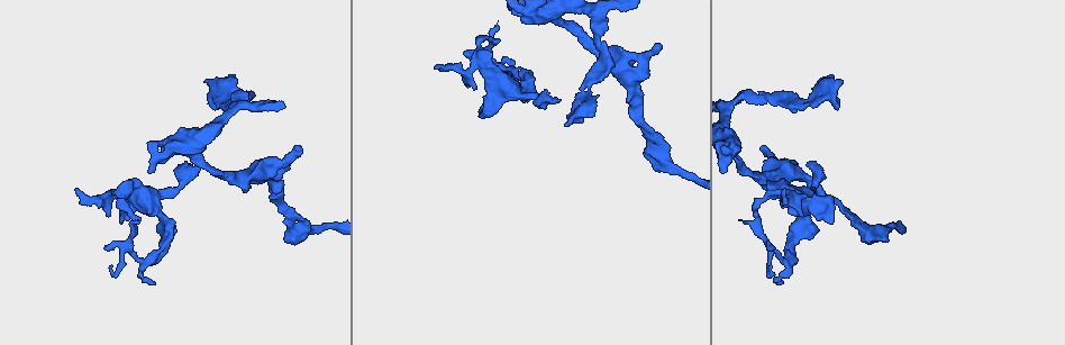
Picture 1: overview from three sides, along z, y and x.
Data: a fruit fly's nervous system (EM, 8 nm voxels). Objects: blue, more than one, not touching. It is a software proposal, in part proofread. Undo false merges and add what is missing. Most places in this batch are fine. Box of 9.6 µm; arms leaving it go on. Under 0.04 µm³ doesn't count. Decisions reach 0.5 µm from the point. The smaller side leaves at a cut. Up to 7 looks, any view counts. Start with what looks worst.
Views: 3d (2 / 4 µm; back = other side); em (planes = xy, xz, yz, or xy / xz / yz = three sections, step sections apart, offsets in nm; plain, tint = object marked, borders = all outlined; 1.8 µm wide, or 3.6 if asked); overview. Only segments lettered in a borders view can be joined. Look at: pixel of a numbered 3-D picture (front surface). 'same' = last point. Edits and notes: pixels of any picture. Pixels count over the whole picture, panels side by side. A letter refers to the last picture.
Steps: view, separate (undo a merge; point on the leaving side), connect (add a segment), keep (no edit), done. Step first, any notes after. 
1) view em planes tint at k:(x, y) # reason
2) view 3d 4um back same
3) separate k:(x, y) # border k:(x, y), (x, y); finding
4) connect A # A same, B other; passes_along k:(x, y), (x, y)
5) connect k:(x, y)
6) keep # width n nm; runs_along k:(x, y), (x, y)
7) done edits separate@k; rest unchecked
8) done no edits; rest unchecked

view 3d 2um at 1:(511, 70) # abrupt turn

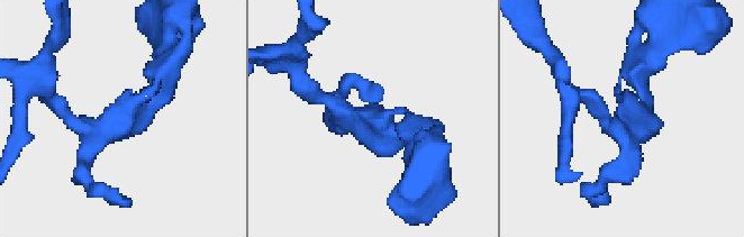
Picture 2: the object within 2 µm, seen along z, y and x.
view em planes borders at 2:(363, 112) # need the tissue

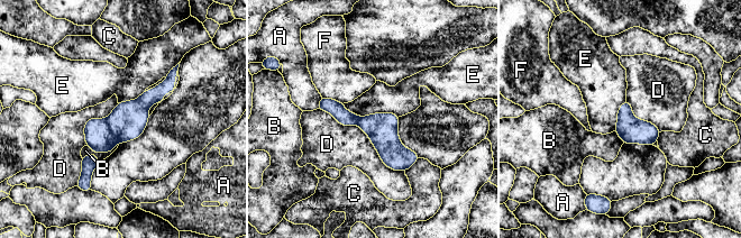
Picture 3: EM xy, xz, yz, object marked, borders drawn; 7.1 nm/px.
separate 3:(98, 135) # longest_contact D 750 nm; A other, B other, C other, D other, E other, F other; border 3:(106, 120), (111, 135), (118, 142); a second neuron is stuck on

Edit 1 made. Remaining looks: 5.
view overview

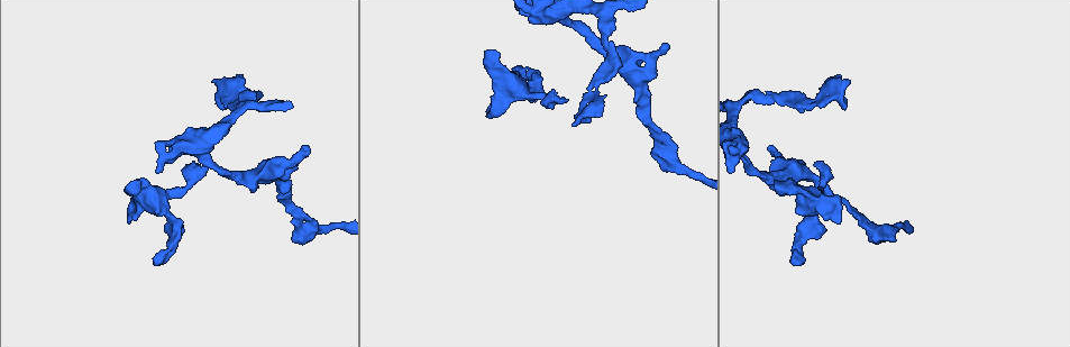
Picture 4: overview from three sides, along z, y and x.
view em planes borders at 4:(194, 166)

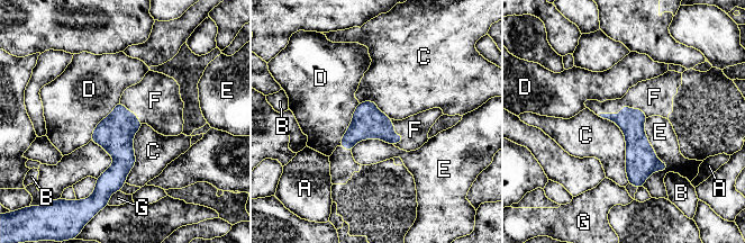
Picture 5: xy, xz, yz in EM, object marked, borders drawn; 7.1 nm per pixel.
connect F # width 180 nm; A other, B other, C other, D other, E other, F same, G other; passes_along 5:(630, 122), (623, 107), (654, 97); the neuron continues

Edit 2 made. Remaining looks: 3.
view 3d 2um back at 4:(774, 181) # an open end

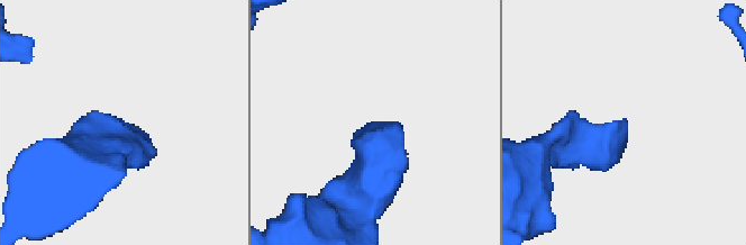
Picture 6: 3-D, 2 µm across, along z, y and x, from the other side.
view em planes borders at 6:(375, 124)

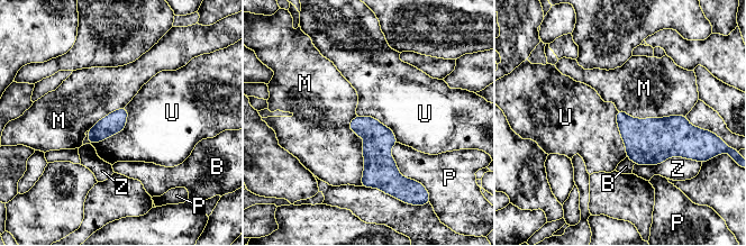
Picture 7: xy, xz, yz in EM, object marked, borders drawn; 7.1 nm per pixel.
keep # longest_contact M 500 nm; B other, M other, P other, U other, Z other; no lettered segment goes on from it

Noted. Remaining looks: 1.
done edits separate@3, connect@5; rest unchecked

